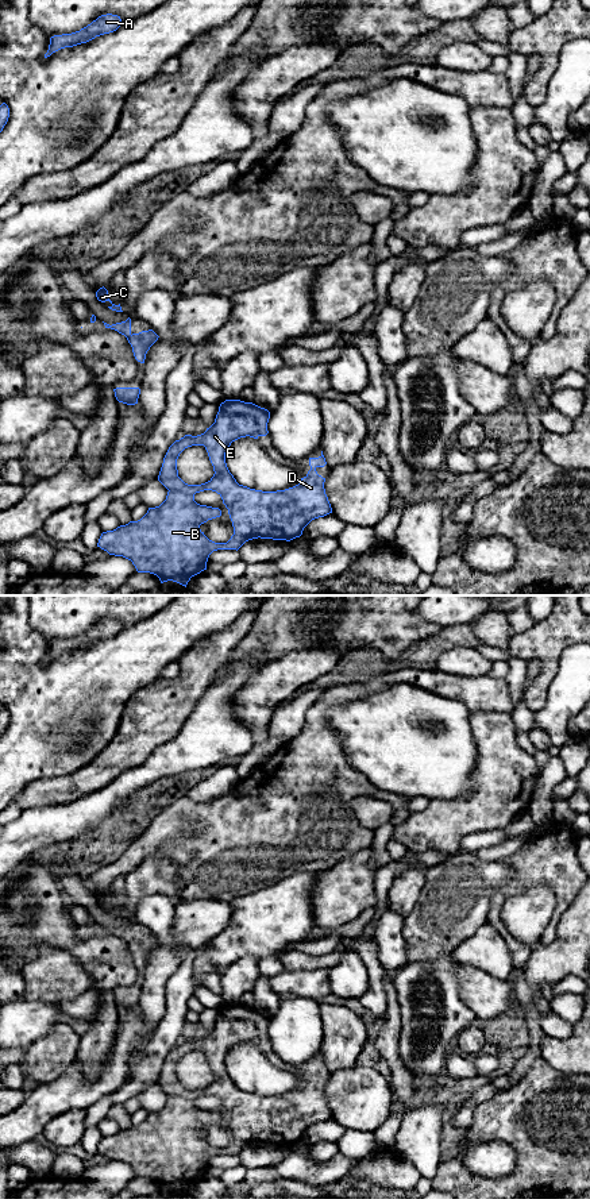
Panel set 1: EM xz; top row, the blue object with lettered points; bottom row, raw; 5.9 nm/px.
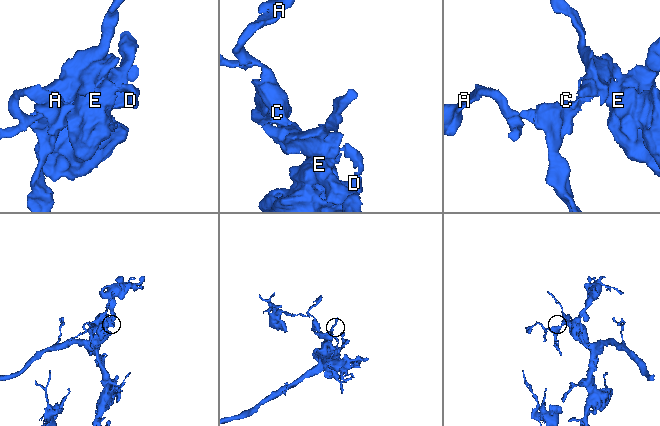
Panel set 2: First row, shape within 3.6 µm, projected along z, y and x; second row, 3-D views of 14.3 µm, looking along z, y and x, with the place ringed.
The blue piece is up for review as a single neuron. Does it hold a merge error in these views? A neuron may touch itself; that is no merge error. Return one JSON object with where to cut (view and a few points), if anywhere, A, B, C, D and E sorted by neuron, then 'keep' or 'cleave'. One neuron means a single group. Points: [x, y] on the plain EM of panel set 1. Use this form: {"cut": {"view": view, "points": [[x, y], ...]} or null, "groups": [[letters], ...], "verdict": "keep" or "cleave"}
{"cut": null, "groups": [["A", "B", "C", "D", "E"]], "verdict": "keep"}

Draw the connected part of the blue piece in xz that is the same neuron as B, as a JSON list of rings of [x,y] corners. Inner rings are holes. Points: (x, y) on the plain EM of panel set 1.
[[[240,1005],[221,1007],[215,1028],[204,1038],[185,1040],[169,1052],[158,1080],[158,1086],[169,1095],[166,1104],[159,1111],[149,1113],[140,1125],[103,1137],[97,1152],[109,1160],[131,1165],[138,1177],[154,1179],[161,1188],[173,1185],[186,1192],[192,1181],[207,1175],[208,1163],[213,1156],[238,1156],[246,1146],[258,1142],[286,1146],[300,1142],[312,1125],[332,1118],[324,1094],[325,1083],[316,1076],[317,1072],[327,1069],[323,1056],[319,1063],[309,1063],[311,1075],[298,1090],[277,1096],[262,1096],[239,1090],[225,1068],[225,1057],[232,1046],[246,1041],[258,1044],[269,1038],[269,1023],[270,1017],[252,1007]],[[192,1050],[205,1052],[215,1076],[213,1082],[201,1090],[188,1090],[178,1082],[177,1064],[185,1053]],[[204,1095],[216,1096],[228,1114],[234,1140],[227,1148],[215,1148],[200,1134],[201,1129],[221,1121],[219,1113],[200,1110],[194,1106],[194,1099]]]

